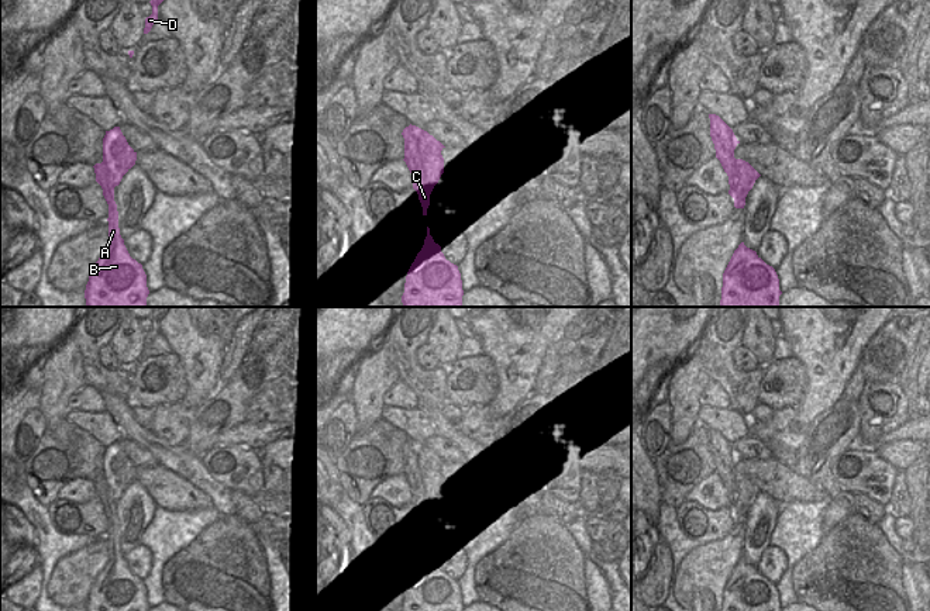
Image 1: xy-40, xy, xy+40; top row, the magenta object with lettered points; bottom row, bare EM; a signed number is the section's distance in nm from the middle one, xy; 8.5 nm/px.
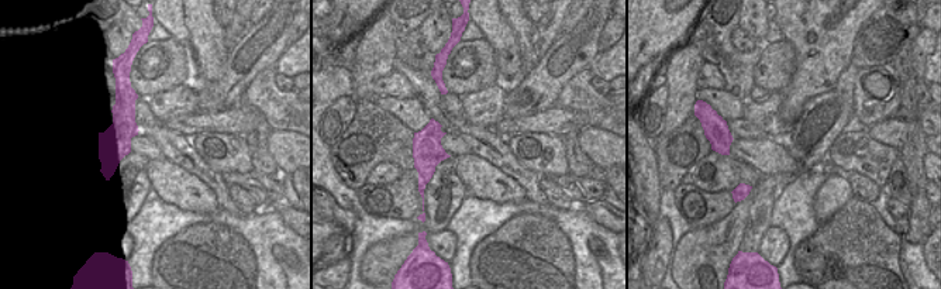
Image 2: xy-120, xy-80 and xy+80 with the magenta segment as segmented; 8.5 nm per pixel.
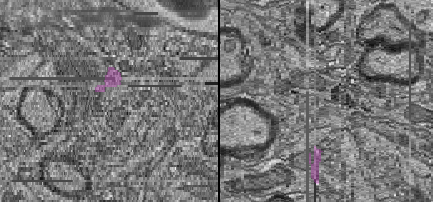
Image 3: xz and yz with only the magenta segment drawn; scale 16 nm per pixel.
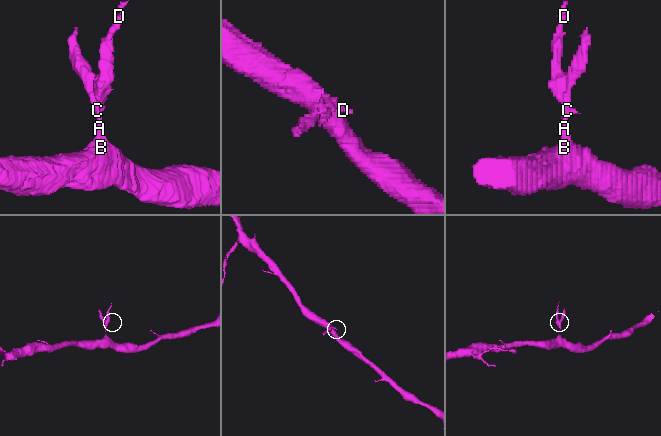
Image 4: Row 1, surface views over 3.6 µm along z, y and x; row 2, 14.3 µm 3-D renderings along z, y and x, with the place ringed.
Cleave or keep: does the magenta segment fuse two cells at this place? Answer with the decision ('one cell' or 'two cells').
one cell

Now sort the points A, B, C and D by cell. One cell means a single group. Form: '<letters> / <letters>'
A B C D

